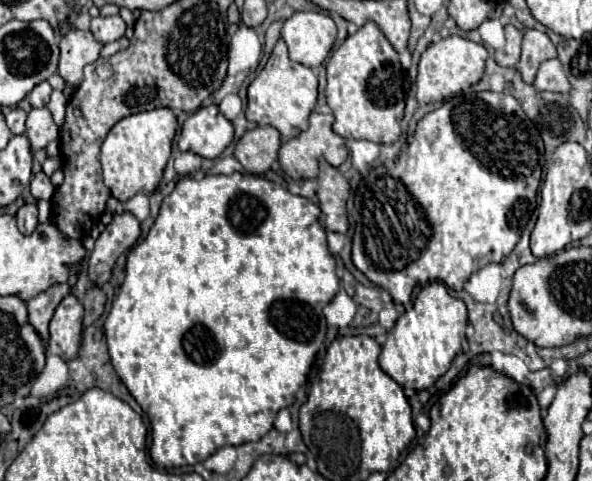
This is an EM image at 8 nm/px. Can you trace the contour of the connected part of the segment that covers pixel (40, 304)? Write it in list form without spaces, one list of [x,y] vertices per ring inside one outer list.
[[[55,284],[49,290],[41,292],[39,296],[31,298],[27,302],[27,310],[29,310],[29,324],[35,328],[35,332],[39,334],[43,346],[47,348],[47,328],[51,322],[51,316],[55,312],[55,308],[59,306],[59,302],[69,294],[69,284]]]

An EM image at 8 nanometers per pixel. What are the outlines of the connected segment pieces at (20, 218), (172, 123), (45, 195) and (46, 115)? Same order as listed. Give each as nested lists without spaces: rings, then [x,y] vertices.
[[[23,204],[17,212],[17,226],[19,232],[29,236],[37,228],[37,204]]]
[[[155,108],[125,116],[109,130],[101,146],[101,164],[103,164],[105,186],[119,202],[129,200],[137,192],[151,194],[159,186],[163,170],[171,156],[175,130],[177,130],[177,120],[169,108]]]
[[[39,172],[37,176],[33,176],[33,180],[31,180],[31,194],[37,200],[51,200],[53,192],[55,192],[55,186],[51,184],[49,176],[45,176],[43,172]]]
[[[33,108],[27,114],[27,136],[33,150],[43,150],[51,140],[59,140],[59,126],[47,108]]]

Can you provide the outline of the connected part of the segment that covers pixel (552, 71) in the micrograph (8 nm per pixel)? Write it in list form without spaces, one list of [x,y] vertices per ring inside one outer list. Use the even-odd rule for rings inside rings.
[[[557,58],[541,64],[533,86],[539,90],[545,90],[545,92],[559,92],[565,96],[571,94],[571,82],[567,80],[567,74],[563,72],[563,66],[559,64]]]

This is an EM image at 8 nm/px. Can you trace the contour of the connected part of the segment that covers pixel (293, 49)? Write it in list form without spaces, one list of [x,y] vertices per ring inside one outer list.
[[[295,12],[285,20],[281,38],[293,62],[309,68],[321,66],[337,38],[337,26],[325,12]]]

